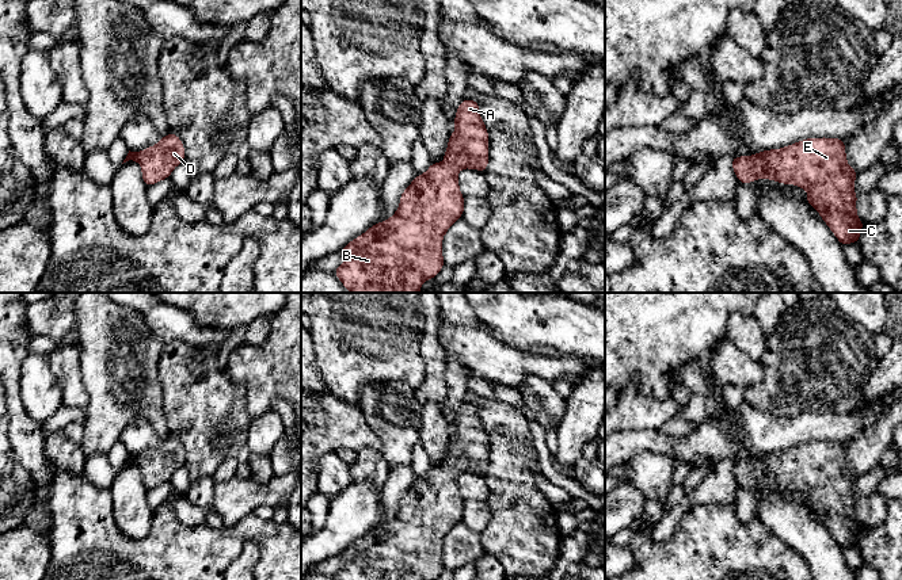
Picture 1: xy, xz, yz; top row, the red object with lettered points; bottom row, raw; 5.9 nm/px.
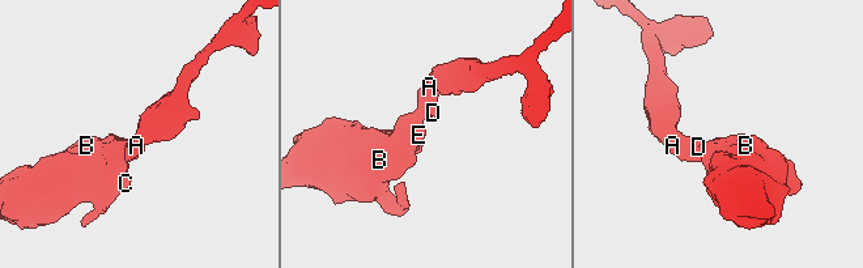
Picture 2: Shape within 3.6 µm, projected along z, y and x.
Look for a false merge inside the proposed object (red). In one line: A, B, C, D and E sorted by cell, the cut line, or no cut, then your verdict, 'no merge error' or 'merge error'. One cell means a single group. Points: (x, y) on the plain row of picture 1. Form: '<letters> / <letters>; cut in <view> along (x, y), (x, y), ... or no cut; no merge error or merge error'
A B C D E; no cut; no merge error

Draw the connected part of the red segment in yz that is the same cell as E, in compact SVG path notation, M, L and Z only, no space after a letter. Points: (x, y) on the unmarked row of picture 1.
M827 440L806 442L781 453L769 453L749 461L732 459L732 474L741 488L762 481L804 492L808 497L806 505L821 518L821 522L838 542L840 547L859 546L860 535L864 530L857 520L857 497L853 493L859 477L846 466L844 443Z

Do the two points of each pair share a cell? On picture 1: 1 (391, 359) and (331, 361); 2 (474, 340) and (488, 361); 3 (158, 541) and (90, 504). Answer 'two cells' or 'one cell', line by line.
1: one cell
2: one cell
3: one cell

